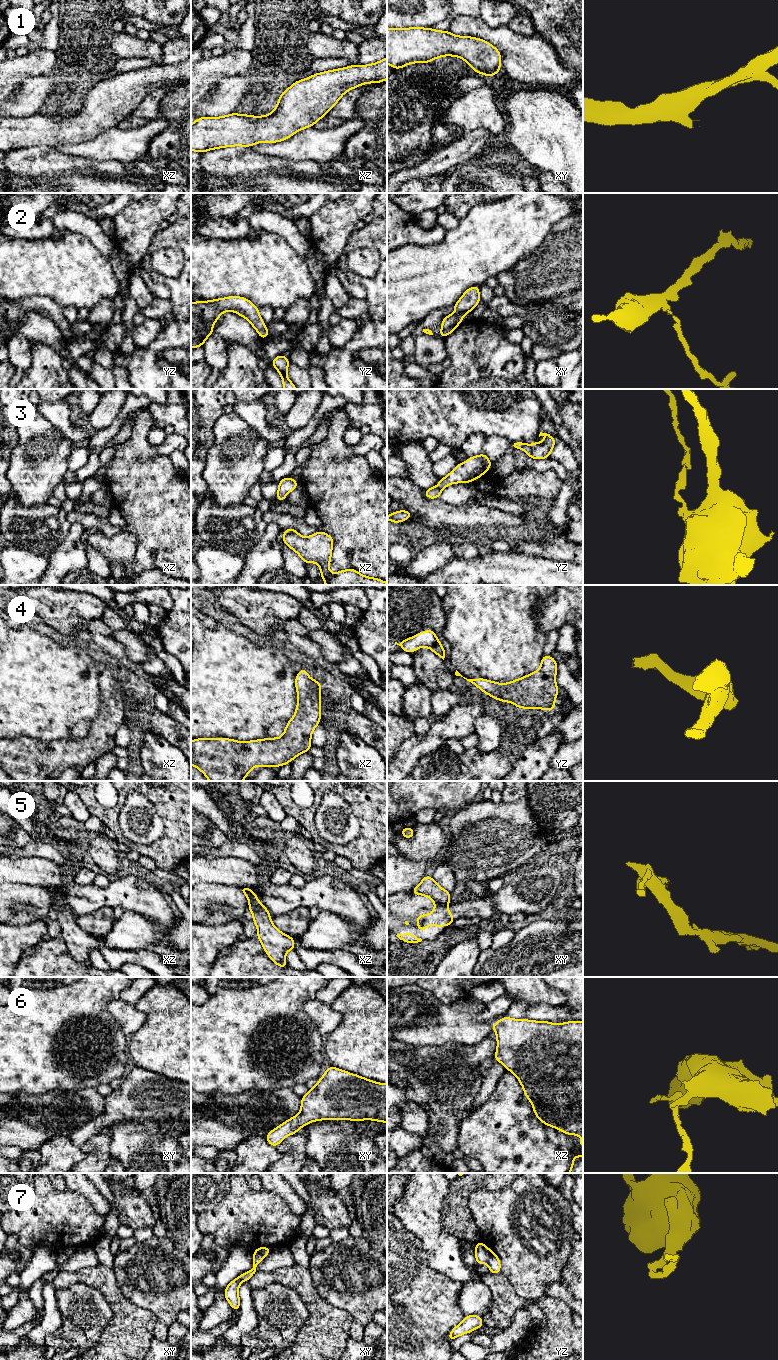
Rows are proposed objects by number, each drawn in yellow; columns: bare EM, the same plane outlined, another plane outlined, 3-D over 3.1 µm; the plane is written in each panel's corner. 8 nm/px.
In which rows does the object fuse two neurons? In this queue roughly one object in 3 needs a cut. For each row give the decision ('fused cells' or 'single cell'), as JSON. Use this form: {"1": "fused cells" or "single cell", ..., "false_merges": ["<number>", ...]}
{"1": "single cell", "2": "single cell", "3": "fused cells", "4": "single cell", "5": "fused cells", "6": "single cell", "7": "single cell", "false_merges": ["3", "5"]}

